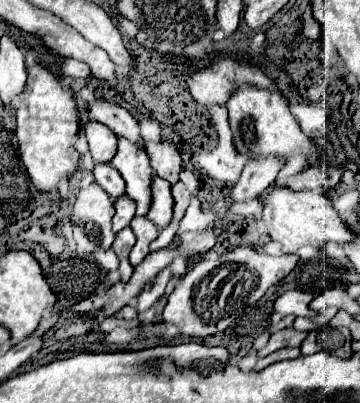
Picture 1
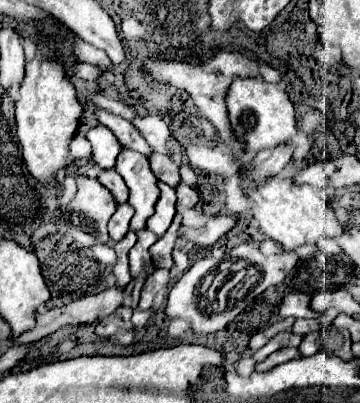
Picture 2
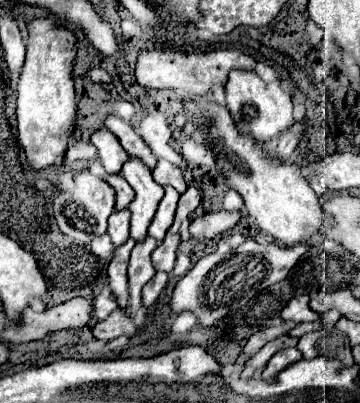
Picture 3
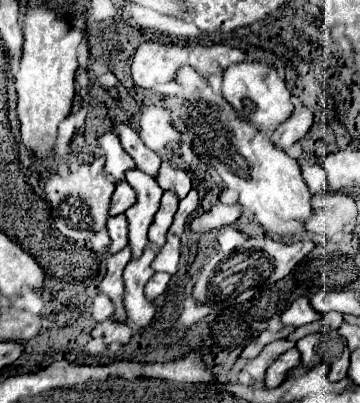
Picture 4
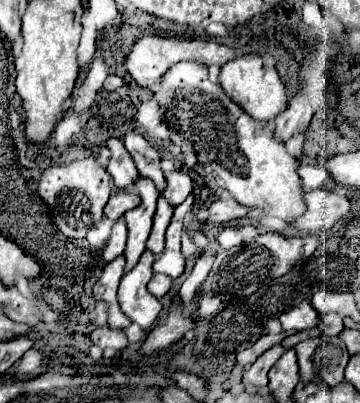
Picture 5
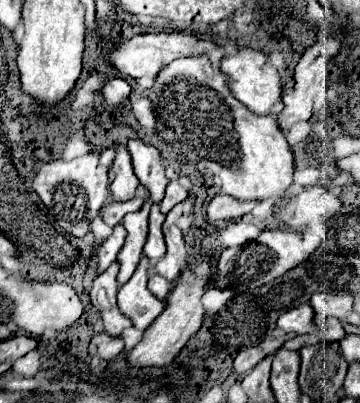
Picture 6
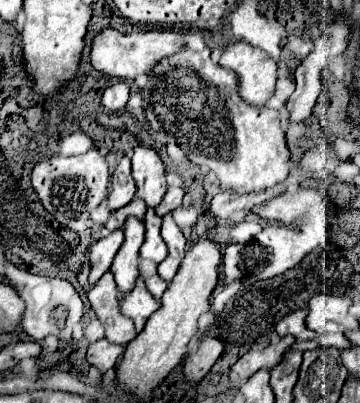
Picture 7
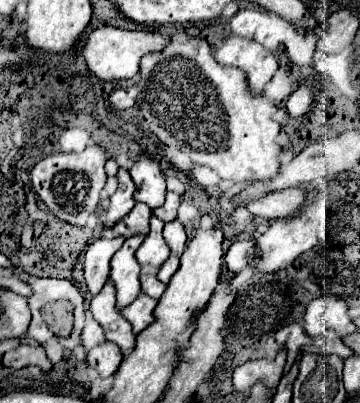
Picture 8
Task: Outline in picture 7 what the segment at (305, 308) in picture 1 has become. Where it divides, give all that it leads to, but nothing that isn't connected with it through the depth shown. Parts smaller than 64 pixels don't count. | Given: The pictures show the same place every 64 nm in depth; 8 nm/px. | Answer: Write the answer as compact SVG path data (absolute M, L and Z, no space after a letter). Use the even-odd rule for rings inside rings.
M298 310L298 312L292 312L288 314L286 318L282 318L278 324L276 324L276 332L280 336L288 336L292 334L296 338L296 342L300 340L312 340L314 338L314 332L310 332L304 324L304 318L306 318L306 310Z

